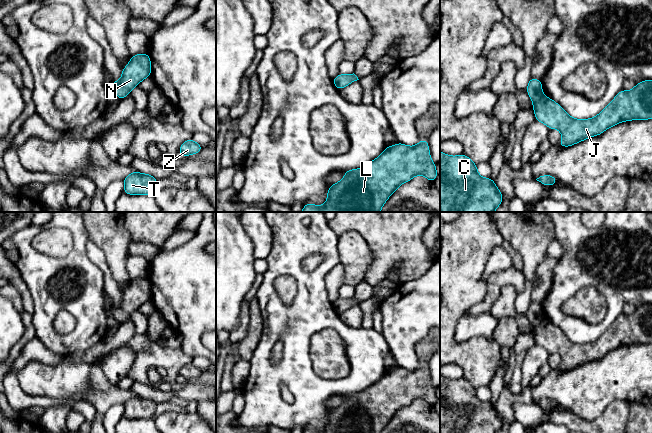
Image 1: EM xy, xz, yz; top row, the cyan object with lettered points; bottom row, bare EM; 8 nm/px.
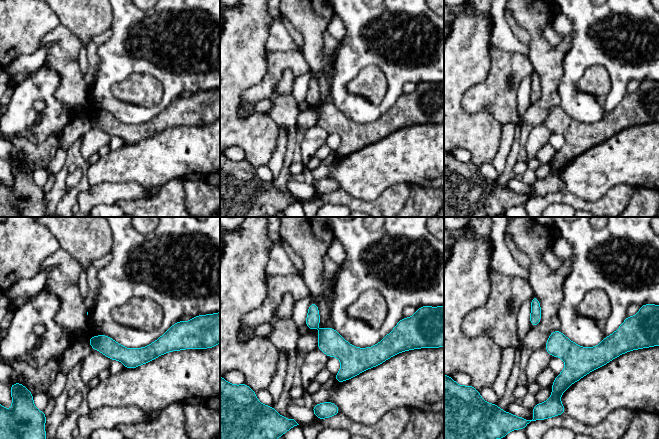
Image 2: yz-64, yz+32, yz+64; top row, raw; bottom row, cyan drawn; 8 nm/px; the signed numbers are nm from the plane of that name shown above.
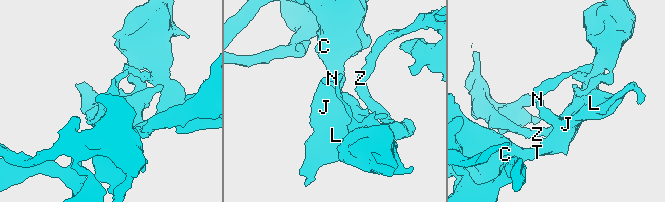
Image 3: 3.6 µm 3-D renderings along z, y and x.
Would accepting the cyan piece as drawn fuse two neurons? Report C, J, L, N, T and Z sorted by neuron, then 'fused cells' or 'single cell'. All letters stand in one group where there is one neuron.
C J L T / N Z; fused cells

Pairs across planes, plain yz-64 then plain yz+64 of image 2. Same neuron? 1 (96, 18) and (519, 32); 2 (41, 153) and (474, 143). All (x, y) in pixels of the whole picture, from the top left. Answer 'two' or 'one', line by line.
1: two
2: one

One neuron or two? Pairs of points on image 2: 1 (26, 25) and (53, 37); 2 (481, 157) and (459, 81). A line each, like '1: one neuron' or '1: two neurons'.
1: two neurons
2: one neuron

